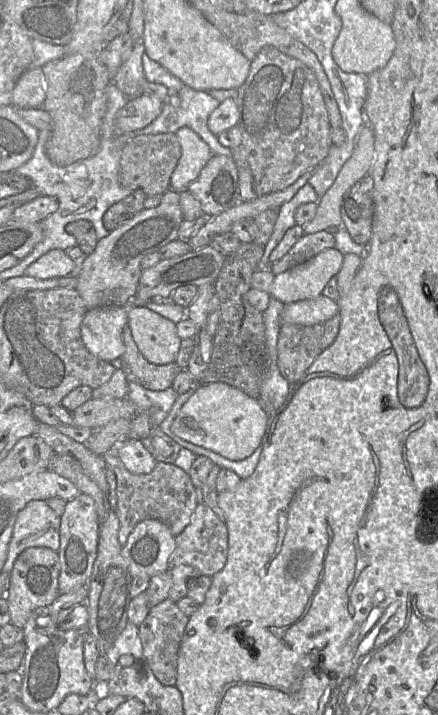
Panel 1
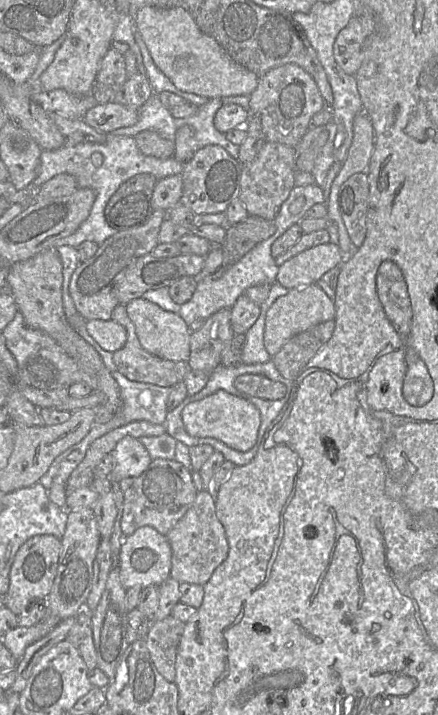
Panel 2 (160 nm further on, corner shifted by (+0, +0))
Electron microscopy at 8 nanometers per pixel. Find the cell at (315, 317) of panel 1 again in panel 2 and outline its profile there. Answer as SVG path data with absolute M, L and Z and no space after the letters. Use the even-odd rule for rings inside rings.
M311 284L289 290L288 294L279 297L266 315L264 345L268 353L275 356L283 345L295 335L314 326L335 319L334 301L317 285Z

